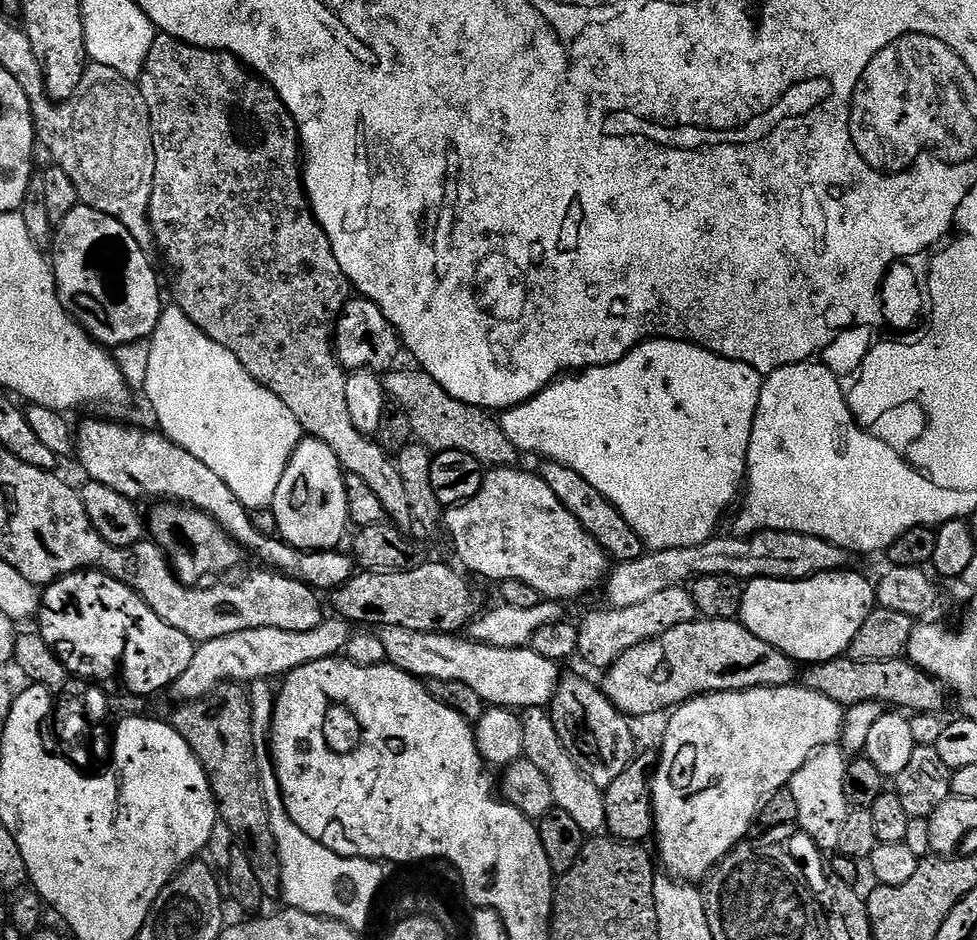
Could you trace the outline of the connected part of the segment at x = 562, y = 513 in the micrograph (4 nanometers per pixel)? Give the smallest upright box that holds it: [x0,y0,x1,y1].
[442,466,610,602]

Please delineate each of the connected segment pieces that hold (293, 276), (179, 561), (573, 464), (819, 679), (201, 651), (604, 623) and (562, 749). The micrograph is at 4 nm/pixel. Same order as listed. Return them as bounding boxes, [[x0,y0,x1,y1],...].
[[138,34,414,530],[146,502,246,586],[499,338,765,550],[802,654,946,714],[174,618,354,702],[578,587,698,670],[520,708,606,834]]

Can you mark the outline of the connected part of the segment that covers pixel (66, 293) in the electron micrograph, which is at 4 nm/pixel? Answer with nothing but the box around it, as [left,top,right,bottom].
[54,203,162,350]

